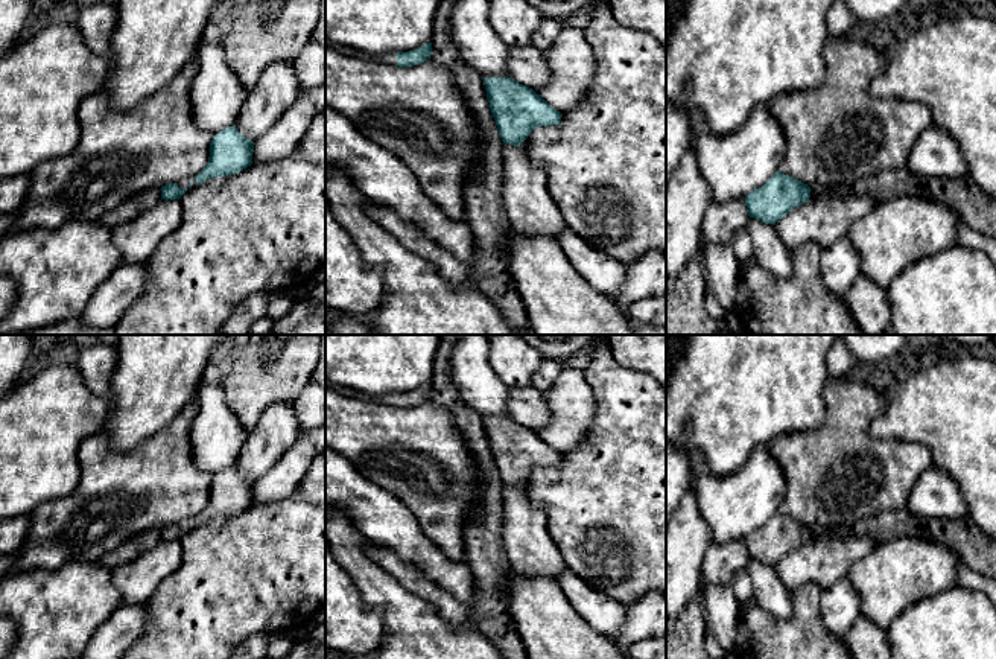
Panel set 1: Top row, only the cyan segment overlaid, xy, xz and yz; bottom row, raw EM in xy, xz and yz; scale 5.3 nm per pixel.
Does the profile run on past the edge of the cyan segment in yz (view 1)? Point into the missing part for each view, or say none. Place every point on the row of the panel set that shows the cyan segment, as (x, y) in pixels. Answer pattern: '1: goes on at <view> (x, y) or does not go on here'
1: does not go on here

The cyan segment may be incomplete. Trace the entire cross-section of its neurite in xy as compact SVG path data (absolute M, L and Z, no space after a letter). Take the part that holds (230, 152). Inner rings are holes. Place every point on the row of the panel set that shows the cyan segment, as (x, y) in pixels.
M236 125L228 126L213 135L210 143L210 157L207 166L195 183L204 183L210 178L234 175L252 164L254 142L243 137Z

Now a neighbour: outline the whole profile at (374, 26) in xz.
M325 0L325 44L348 46L370 55L409 52L432 43L441 0Z

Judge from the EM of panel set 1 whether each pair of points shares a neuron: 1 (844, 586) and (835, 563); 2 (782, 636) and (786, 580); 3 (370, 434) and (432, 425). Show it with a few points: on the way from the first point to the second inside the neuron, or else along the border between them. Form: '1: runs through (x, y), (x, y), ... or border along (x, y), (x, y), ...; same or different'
1: border along (846, 576), (824, 589); different
2: border along (800, 586), (786, 618), (770, 615), (753, 598); different
3: runs through (385, 434), (417, 434); same

